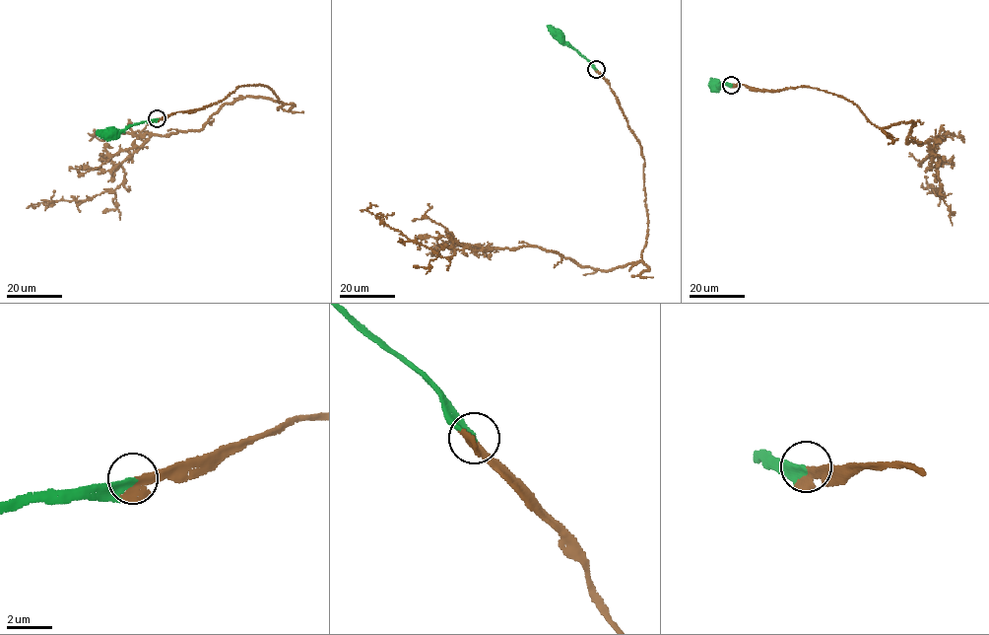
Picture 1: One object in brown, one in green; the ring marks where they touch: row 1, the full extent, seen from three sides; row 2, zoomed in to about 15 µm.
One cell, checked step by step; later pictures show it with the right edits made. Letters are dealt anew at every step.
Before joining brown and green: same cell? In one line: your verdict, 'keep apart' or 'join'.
join

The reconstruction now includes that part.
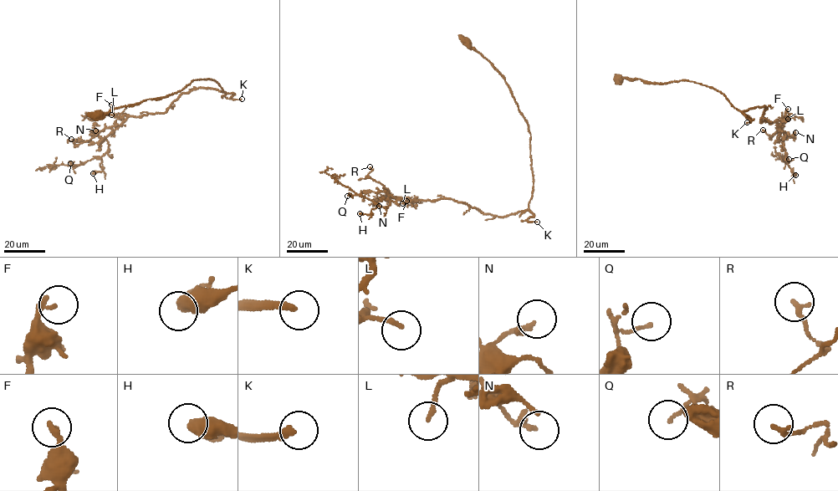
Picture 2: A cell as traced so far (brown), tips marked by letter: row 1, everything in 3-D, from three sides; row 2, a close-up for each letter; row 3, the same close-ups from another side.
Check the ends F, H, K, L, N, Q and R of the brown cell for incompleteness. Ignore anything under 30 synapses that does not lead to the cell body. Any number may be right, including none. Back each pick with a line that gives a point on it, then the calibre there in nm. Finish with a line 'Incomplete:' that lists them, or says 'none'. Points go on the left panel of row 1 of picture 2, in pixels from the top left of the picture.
K: (242, 99) | 240 nm
Incomplete: K

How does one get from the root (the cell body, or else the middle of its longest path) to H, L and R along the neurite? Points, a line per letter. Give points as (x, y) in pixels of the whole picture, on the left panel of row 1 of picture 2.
H: (97, 116), (195, 79), (225, 92), (196, 88), (163, 113), (128, 116), (93, 173)
L: (97, 116), (169, 96), (195, 79), (214, 79), (225, 92), (198, 88), (183, 93), (163, 113), (111, 115)
R: (97, 116), (195, 79), (225, 92), (196, 88), (163, 113), (71, 139)

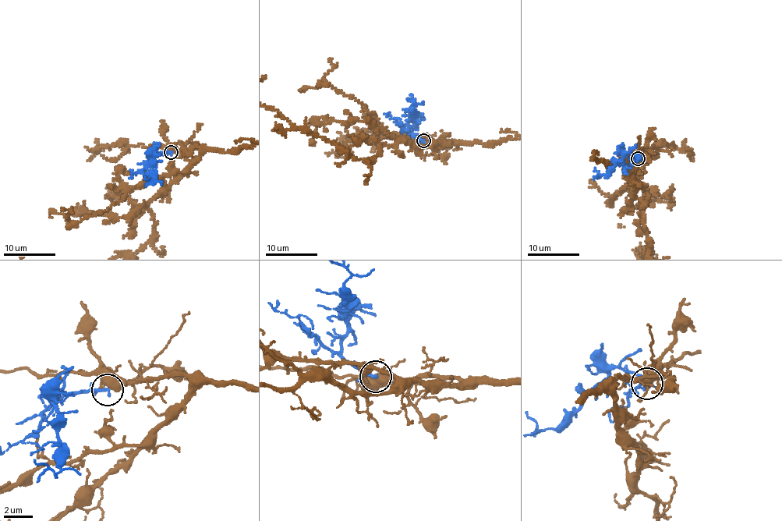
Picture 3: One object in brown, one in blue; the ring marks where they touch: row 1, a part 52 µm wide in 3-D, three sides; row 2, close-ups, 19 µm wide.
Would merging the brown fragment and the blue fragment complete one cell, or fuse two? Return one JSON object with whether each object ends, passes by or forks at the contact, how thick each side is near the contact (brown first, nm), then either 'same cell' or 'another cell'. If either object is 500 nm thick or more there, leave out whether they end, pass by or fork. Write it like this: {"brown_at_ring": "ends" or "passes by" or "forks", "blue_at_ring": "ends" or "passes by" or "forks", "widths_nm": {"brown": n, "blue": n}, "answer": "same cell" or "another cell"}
{"brown_at_ring": "forks", "blue_at_ring": "passes by", "widths_nm": {"brown": 400, "blue": 200}, "answer": "same cell"}

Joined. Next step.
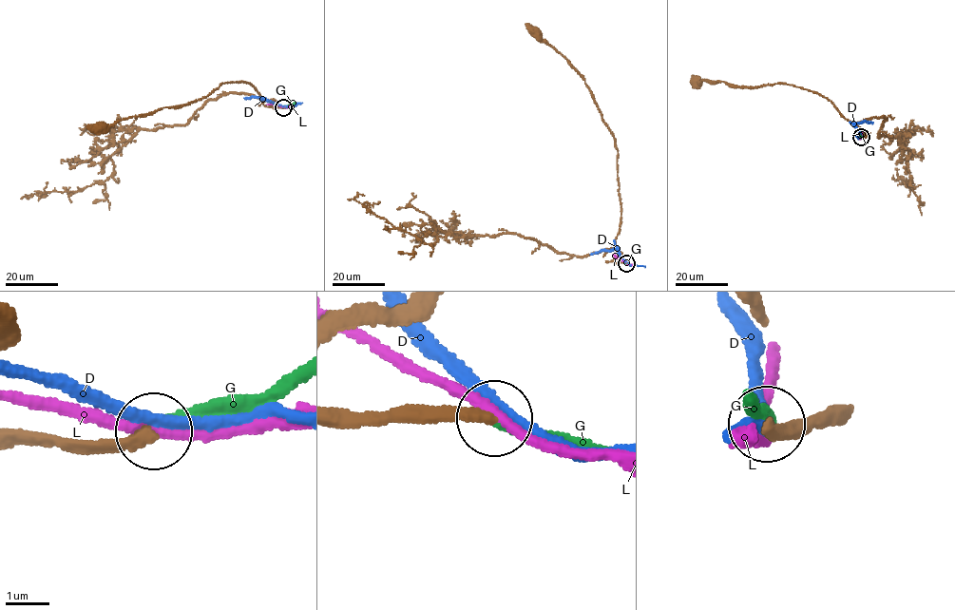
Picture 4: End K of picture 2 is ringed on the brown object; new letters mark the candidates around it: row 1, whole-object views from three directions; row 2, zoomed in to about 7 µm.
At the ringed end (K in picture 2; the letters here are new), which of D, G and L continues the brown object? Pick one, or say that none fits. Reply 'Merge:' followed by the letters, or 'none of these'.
Merge: G

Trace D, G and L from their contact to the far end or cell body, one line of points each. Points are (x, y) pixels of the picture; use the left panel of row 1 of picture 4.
D: (283, 106), (266, 99), (244, 98)
G: (283, 107), (295, 103)
L: (282, 107), (266, 104)

